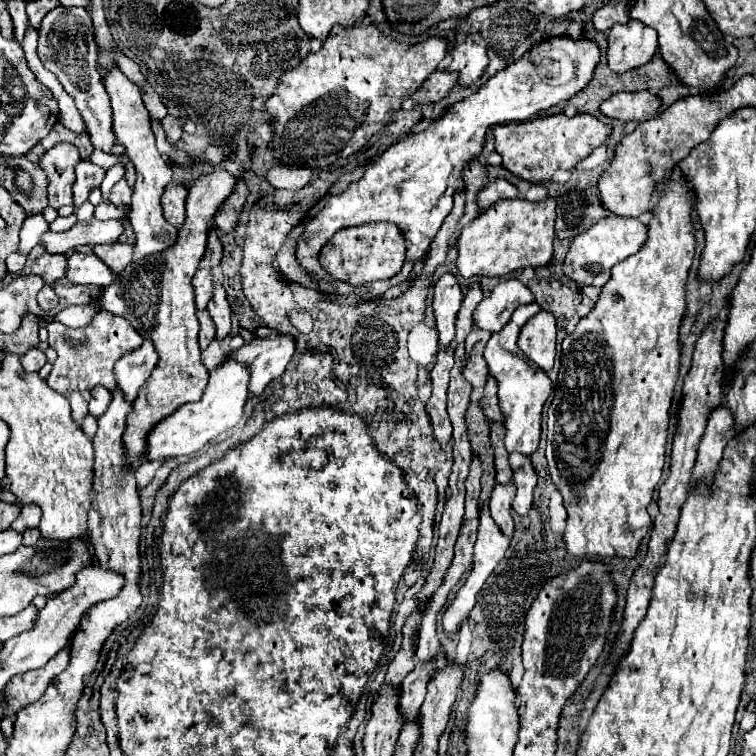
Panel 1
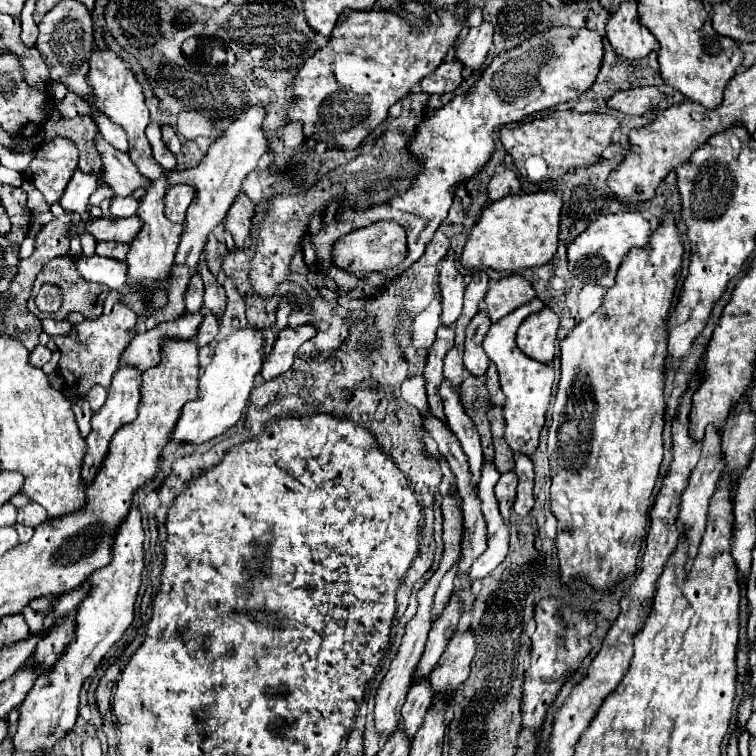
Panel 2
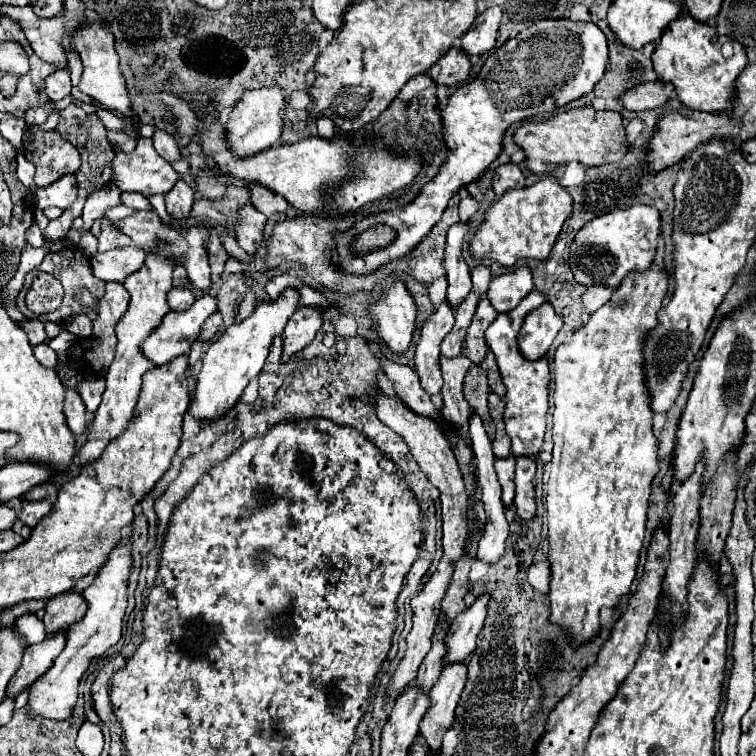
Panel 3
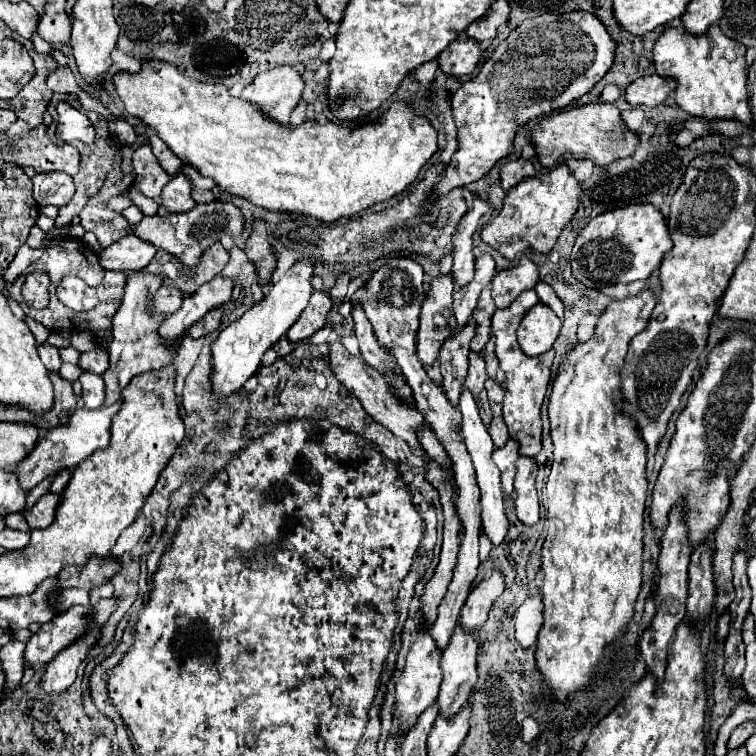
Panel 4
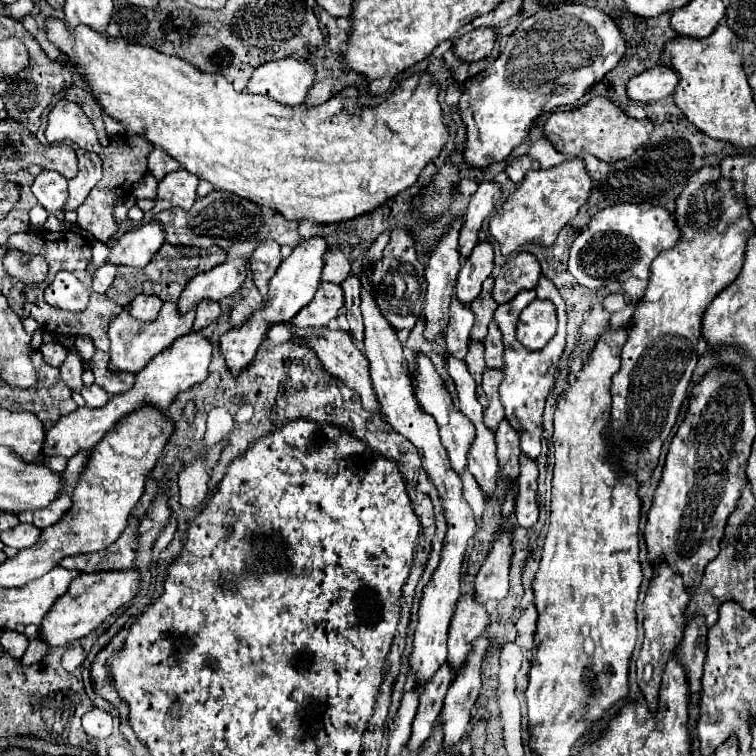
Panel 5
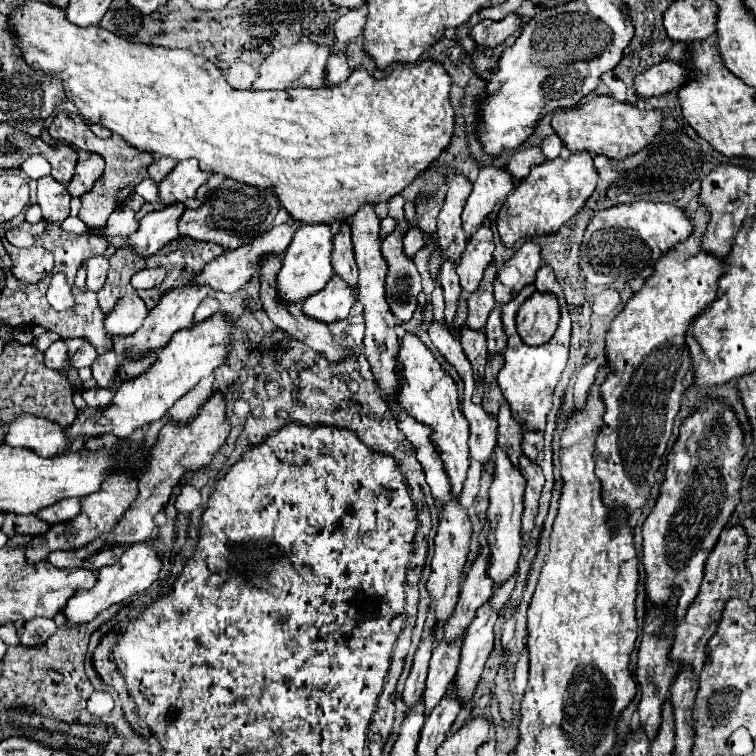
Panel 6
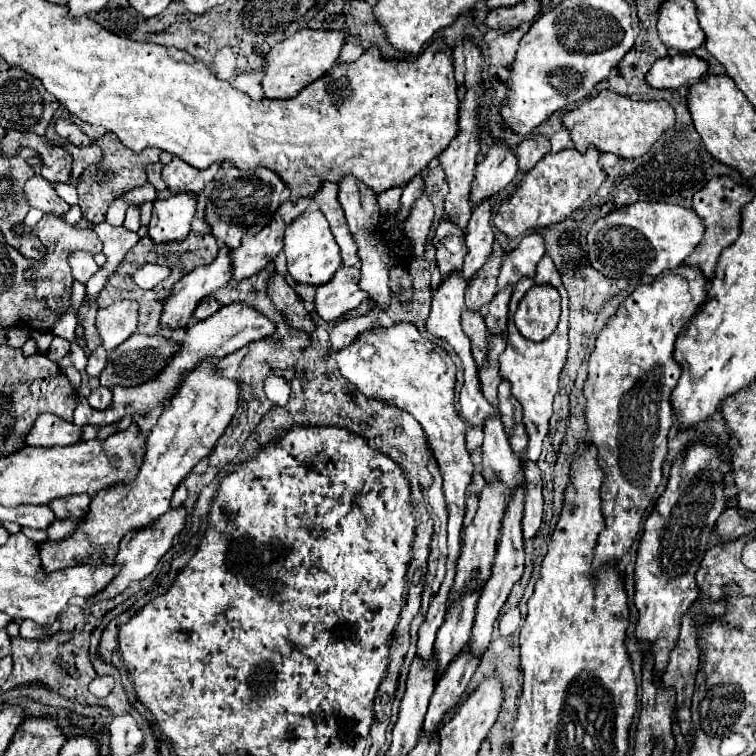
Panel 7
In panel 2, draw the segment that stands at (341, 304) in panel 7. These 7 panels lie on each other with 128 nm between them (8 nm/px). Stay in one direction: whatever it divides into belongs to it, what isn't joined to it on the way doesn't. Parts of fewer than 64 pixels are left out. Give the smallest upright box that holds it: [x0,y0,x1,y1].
[260,324,316,380]

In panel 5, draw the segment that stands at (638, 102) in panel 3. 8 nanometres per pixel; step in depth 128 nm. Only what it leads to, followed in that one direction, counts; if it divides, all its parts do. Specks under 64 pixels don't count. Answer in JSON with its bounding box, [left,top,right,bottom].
[626,66,678,102]

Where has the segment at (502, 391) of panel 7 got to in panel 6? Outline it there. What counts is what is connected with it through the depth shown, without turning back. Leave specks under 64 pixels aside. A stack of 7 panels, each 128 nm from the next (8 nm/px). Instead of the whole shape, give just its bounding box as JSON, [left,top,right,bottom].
[498,404,522,466]

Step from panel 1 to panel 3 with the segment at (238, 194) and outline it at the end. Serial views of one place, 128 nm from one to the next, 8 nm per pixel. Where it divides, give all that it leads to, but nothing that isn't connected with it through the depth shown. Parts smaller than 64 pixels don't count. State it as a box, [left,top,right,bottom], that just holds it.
[236,204,266,254]

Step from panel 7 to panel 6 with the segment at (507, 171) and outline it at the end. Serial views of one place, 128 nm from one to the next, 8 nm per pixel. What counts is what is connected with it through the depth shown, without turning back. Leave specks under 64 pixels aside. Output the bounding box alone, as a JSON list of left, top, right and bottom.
[462,166,514,236]

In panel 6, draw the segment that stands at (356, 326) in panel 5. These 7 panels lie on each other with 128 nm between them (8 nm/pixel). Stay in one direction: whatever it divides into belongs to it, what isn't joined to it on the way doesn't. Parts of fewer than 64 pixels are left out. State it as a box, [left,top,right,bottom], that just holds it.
[332,222,358,284]

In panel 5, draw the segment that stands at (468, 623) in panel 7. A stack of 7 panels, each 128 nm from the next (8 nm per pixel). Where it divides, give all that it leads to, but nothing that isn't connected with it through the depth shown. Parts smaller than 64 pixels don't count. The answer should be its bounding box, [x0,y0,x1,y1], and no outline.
[408,660,454,752]

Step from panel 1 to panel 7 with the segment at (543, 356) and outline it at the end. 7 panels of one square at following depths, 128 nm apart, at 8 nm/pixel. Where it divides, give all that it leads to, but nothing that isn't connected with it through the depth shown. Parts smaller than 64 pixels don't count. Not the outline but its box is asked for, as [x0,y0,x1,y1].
[514,284,560,340]

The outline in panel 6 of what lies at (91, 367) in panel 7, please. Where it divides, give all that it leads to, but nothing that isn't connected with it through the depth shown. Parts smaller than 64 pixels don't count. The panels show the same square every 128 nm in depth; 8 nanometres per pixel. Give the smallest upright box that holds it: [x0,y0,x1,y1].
[92,350,120,388]

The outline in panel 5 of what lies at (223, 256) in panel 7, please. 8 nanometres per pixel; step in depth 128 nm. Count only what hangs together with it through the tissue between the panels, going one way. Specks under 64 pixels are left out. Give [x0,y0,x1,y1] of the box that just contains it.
[108,302,194,372]

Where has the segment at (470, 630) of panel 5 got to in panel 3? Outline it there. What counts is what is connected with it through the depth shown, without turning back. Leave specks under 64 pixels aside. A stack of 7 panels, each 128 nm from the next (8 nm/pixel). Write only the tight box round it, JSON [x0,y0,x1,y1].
[420,664,468,750]

